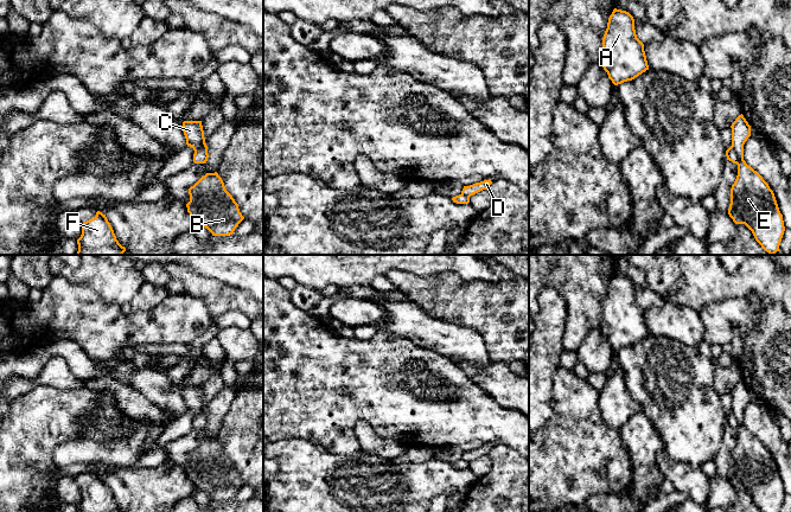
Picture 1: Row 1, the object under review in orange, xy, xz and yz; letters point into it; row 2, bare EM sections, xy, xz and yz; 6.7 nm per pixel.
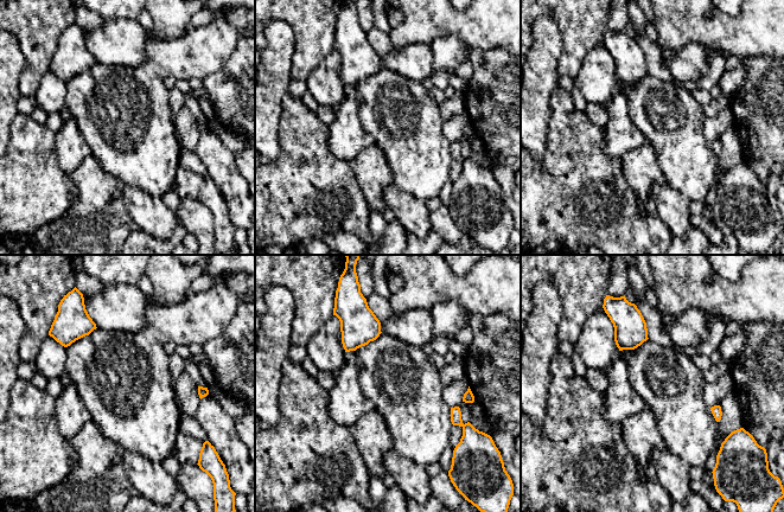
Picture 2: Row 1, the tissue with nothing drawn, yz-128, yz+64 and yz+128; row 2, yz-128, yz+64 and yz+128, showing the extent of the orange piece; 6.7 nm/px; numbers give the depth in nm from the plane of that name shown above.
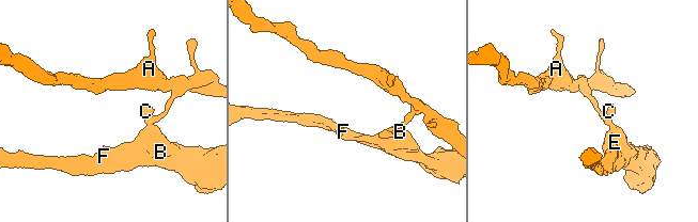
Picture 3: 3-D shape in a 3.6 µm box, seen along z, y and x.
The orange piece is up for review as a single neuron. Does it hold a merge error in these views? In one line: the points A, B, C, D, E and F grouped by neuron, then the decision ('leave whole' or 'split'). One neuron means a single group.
groups A D / B C E F; split

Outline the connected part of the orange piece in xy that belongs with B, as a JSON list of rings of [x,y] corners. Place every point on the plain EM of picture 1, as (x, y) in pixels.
[[[217,437],[206,439],[189,454],[190,467],[186,469],[190,481],[212,501],[232,500],[244,485],[238,469],[225,455]]]

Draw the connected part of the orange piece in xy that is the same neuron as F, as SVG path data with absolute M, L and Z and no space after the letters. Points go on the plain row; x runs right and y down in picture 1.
M100 476L94 484L82 489L82 500L77 510L78 512L122 512L106 480Z

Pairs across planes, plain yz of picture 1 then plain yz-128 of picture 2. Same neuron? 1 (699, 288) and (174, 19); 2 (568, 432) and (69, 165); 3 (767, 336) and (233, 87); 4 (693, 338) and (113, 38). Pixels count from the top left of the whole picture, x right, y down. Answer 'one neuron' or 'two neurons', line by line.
1: one neuron
2: two neurons
3: one neuron
4: one neuron

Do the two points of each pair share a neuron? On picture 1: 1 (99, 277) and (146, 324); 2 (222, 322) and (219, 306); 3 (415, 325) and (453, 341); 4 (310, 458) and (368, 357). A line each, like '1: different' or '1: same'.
1: different
2: different
3: same
4: different

